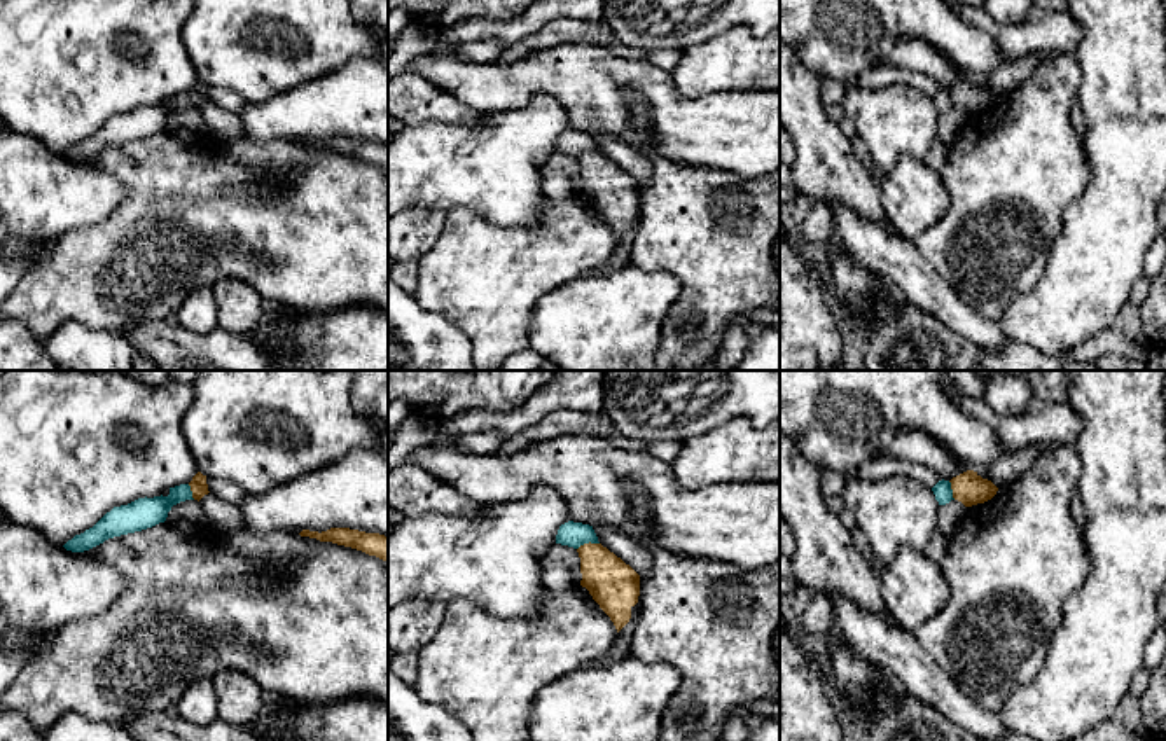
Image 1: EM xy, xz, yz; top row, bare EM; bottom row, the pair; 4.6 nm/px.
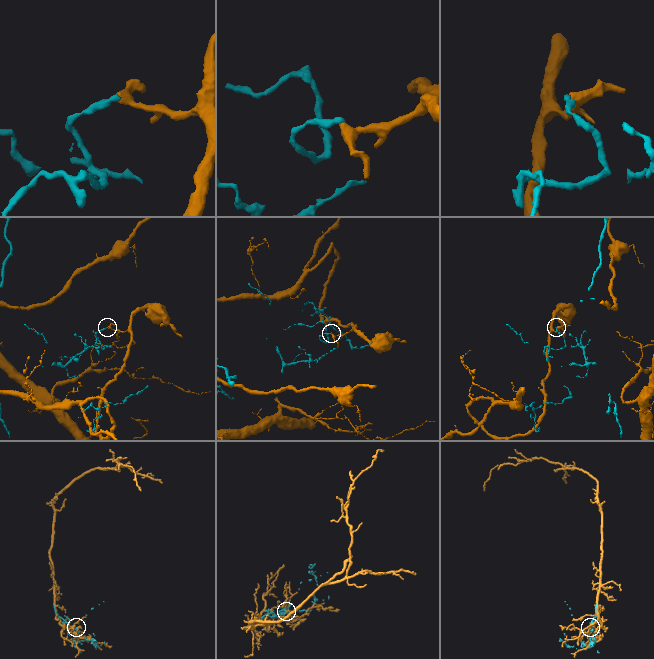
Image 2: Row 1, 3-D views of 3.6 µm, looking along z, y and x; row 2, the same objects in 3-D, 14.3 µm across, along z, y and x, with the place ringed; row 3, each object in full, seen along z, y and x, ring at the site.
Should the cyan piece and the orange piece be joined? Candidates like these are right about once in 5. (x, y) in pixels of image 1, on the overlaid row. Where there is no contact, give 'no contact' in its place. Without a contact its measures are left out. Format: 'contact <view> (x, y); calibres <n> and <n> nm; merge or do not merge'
contact xz (588, 542); calibres 120 and 220 nm; do not merge

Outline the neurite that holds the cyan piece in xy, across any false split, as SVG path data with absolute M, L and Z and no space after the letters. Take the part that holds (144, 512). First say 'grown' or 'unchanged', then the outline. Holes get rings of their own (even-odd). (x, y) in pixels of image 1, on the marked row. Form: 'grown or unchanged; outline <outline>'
unchanged; outline M189 484L170 488L168 496L138 498L128 505L114 507L93 528L75 535L63 547L72 552L84 552L108 538L142 531L164 523L173 505L194 500Z

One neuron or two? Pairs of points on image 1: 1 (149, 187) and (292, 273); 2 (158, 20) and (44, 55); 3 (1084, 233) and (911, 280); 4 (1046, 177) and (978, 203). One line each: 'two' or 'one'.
1: one
2: one
3: two
4: one

